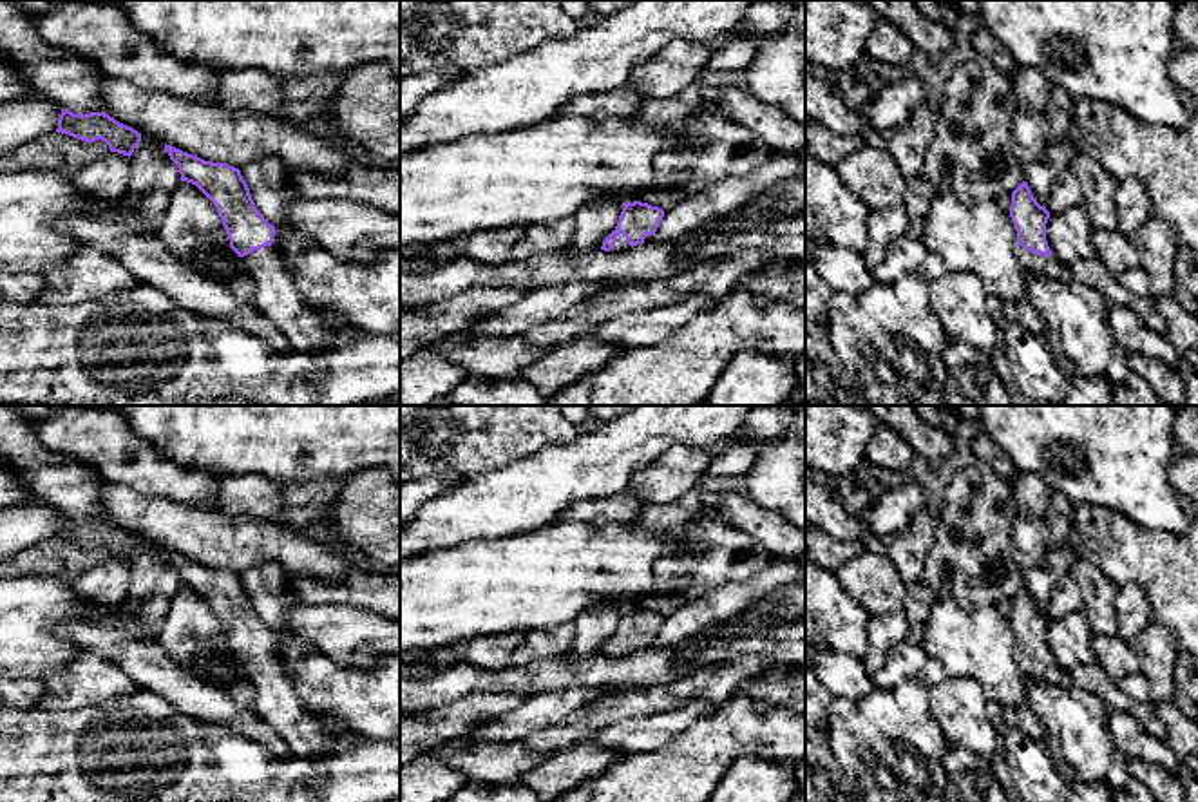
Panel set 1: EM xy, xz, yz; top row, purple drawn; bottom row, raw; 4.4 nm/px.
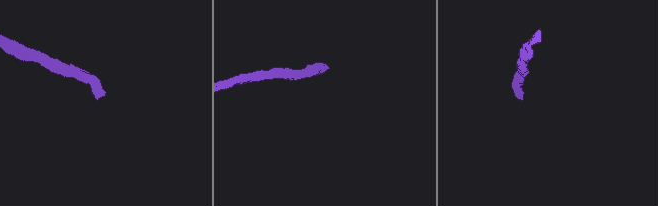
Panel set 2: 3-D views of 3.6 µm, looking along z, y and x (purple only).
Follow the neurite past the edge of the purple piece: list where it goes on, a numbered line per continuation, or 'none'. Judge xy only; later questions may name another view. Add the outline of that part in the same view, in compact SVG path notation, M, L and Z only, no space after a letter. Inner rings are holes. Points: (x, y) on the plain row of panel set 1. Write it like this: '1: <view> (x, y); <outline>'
1: xy (275, 701); M273 652L241 663L241 672L255 690L255 715L277 731L290 751L317 760L329 759L338 731L302 708L282 663Z

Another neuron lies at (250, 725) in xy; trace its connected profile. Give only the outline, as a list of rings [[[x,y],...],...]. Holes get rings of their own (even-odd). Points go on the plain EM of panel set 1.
[[[71,625],[62,635],[118,664],[139,688],[166,699],[177,713],[217,722],[257,739],[277,755],[290,751],[277,731],[255,713],[237,711],[226,688],[179,668],[161,644],[130,639],[125,632]]]

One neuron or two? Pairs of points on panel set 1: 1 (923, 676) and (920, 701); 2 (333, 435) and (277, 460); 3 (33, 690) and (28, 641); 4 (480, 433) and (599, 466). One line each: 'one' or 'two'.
1: two
2: one
3: two
4: two

